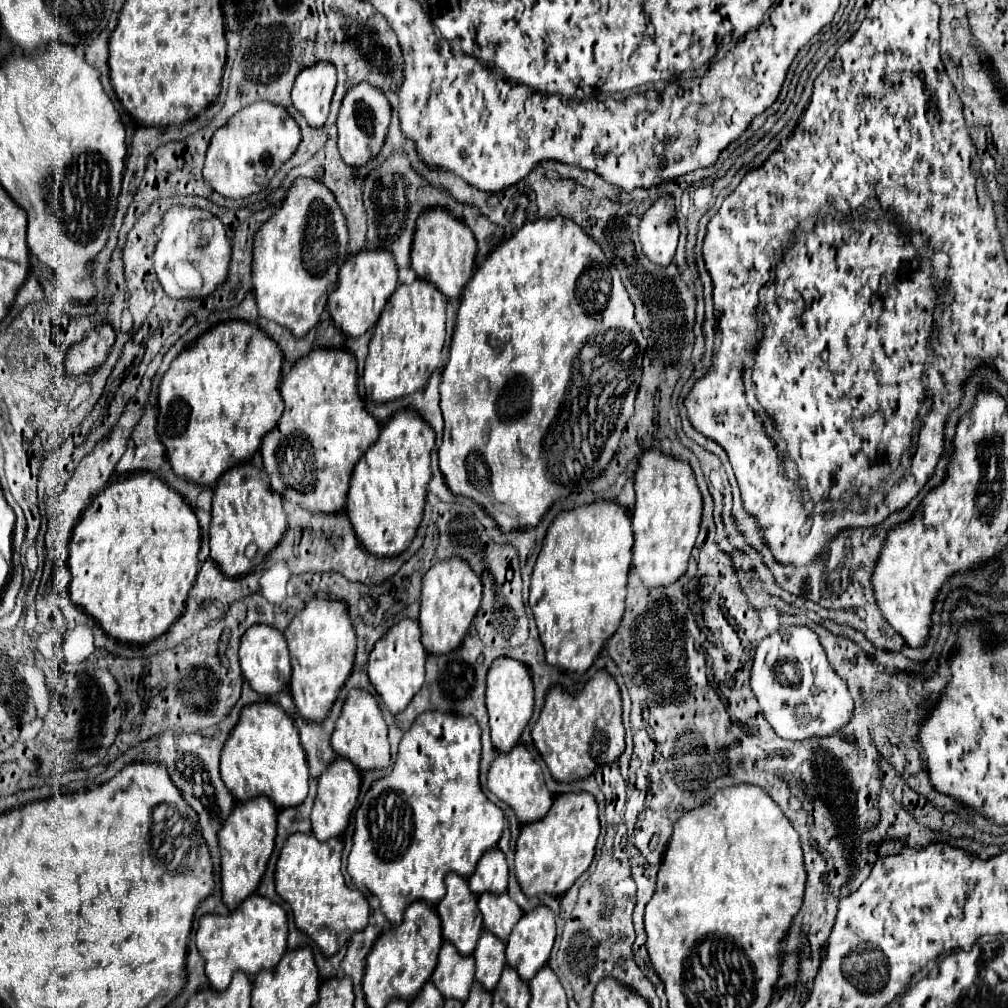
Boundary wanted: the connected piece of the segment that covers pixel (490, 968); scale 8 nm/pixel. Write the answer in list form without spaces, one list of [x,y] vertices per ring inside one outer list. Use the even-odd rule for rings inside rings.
[[[483,930],[473,956],[477,962],[475,980],[481,982],[491,992],[497,986],[499,976],[507,964],[505,962],[505,944],[495,934],[489,934],[487,930]]]

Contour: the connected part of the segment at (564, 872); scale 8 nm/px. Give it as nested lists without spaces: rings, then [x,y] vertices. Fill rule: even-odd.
[[[579,792],[555,796],[553,806],[545,818],[541,818],[539,822],[525,824],[521,828],[515,850],[515,874],[521,882],[521,890],[525,890],[525,894],[529,896],[563,896],[575,884],[575,880],[591,866],[597,836],[597,800],[591,794]]]

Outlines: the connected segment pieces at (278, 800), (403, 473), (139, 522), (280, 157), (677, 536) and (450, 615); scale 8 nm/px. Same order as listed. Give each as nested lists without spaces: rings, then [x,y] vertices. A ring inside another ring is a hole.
[[[257,702],[243,708],[239,724],[233,728],[221,754],[221,780],[239,802],[247,802],[257,796],[267,796],[277,808],[295,808],[305,800],[307,782],[309,782],[305,750],[299,742],[299,732],[295,722],[289,718],[289,714],[285,714],[285,710],[281,710],[279,704]]]
[[[403,410],[391,416],[383,426],[379,440],[357,462],[351,478],[351,490],[345,514],[353,524],[357,540],[377,558],[401,554],[423,520],[427,484],[431,480],[431,450],[435,430],[419,418],[415,410]]]
[[[135,472],[109,484],[83,512],[69,542],[69,596],[93,616],[105,634],[119,642],[149,644],[181,616],[199,572],[199,524],[185,498],[149,472]]]
[[[255,102],[237,112],[219,128],[209,144],[203,174],[211,188],[225,198],[245,198],[263,190],[301,142],[301,130],[293,116],[279,104]]]
[[[643,450],[635,472],[637,502],[633,510],[633,568],[647,588],[677,582],[687,572],[687,560],[701,526],[701,494],[687,462],[655,450]]]
[[[461,558],[437,562],[423,576],[421,614],[419,624],[423,632],[423,646],[429,654],[449,654],[461,646],[481,604],[481,580],[471,566]]]

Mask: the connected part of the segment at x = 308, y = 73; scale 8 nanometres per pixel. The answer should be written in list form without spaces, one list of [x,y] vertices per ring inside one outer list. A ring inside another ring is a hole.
[[[317,62],[301,70],[295,80],[293,104],[313,128],[321,128],[327,122],[335,82],[335,66],[331,62]]]

